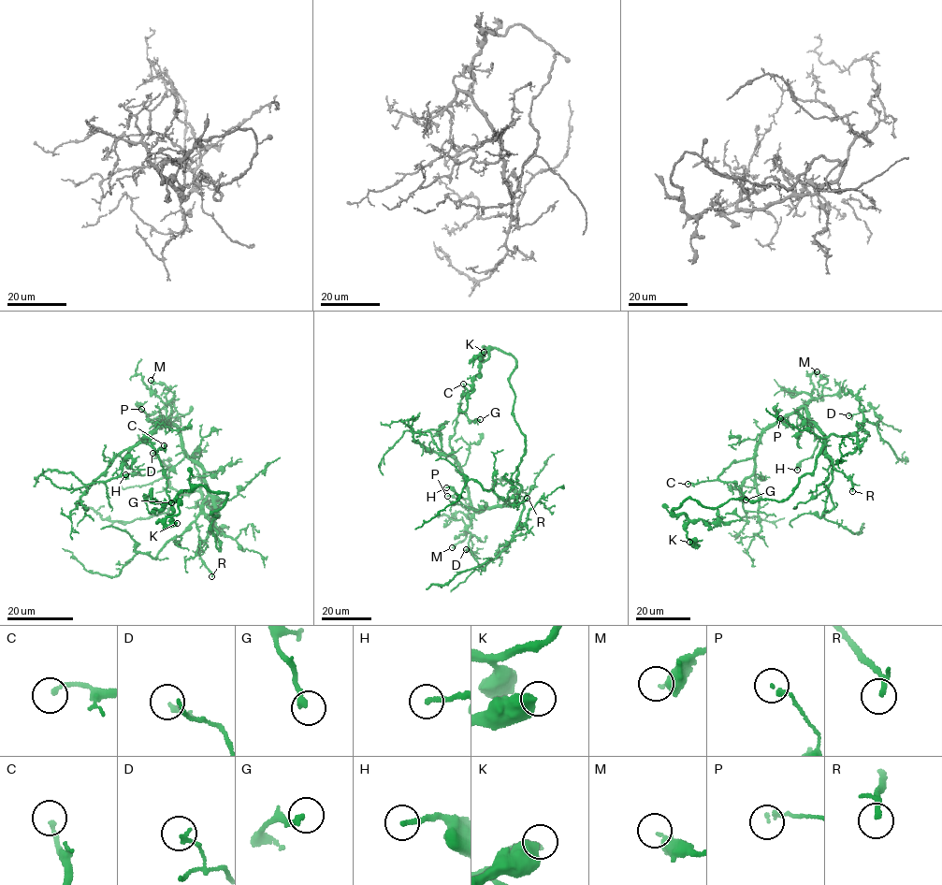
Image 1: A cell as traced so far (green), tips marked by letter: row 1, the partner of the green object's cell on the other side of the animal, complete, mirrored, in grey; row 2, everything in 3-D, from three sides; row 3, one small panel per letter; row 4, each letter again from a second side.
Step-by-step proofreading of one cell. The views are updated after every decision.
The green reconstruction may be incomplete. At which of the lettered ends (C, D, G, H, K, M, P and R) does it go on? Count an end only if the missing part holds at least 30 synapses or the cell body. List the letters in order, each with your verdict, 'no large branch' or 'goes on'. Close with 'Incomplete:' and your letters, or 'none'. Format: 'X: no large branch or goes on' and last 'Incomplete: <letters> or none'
C: no large branch
D: no large branch
G: no large branch
H: no large branch
K: no large branch
M: no large branch
P: no large branch
R: no large branch
Incomplete: none

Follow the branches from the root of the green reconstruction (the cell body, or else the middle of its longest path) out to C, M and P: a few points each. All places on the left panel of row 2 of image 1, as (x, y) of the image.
C: (217, 515), (203, 471), (168, 422), (142, 439), (155, 453), (164, 445)
M: (217, 515), (203, 471), (187, 455), (181, 433), (166, 415), (168, 387), (151, 380)
P: (217, 515), (203, 471), (187, 455), (176, 426), (148, 422), (141, 409)

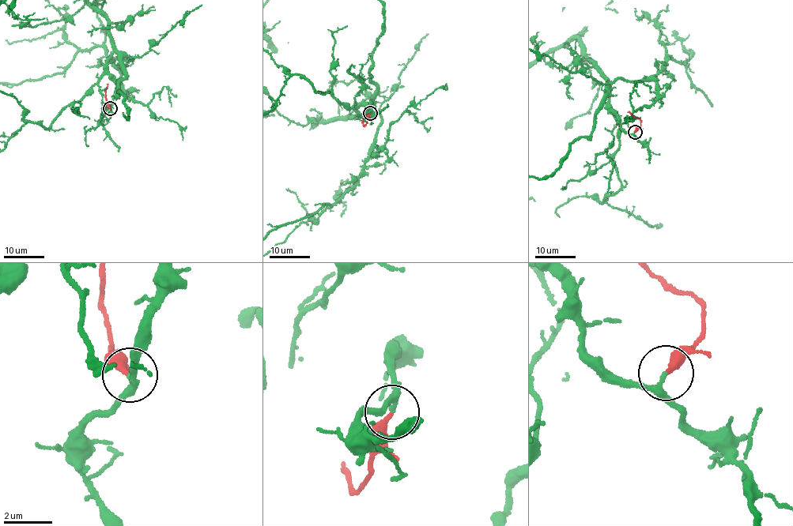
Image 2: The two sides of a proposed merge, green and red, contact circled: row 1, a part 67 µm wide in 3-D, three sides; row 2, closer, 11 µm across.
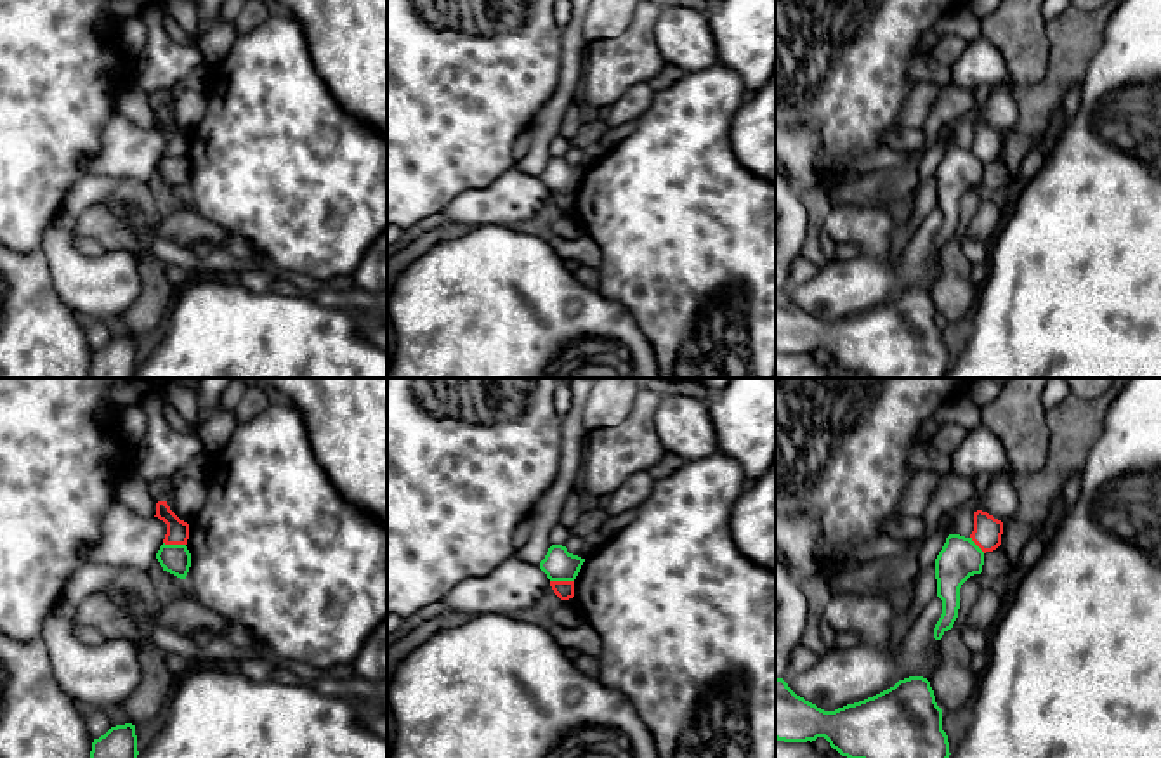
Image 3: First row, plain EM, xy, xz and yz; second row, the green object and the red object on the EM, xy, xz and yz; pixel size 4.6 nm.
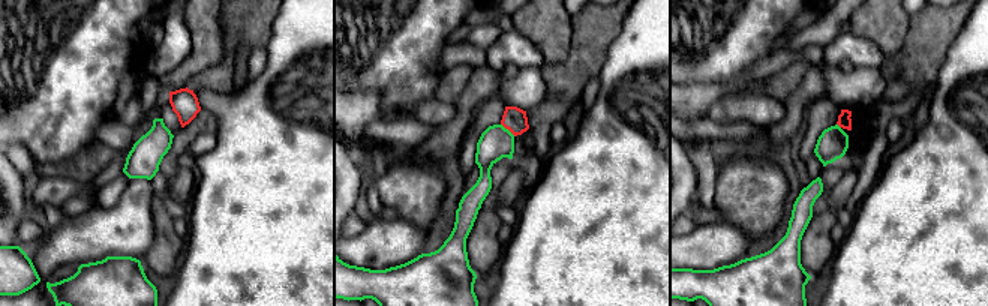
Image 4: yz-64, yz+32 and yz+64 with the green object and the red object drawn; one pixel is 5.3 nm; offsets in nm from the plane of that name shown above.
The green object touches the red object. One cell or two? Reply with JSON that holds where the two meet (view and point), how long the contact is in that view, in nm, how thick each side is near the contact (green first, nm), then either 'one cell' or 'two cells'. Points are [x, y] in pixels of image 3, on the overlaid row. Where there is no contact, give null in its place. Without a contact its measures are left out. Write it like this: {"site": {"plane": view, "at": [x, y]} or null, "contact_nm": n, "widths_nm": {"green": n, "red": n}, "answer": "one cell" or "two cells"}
{"site": {"plane": "xz", "at": [563, 580]}, "contact_nm": 110, "widths_nm": {"green": 150, "red": 90}, "answer": "two cells"}

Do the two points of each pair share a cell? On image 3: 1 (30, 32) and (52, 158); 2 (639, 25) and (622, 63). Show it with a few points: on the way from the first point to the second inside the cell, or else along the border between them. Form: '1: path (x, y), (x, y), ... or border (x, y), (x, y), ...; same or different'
1: path (30, 63), (30, 127); same
2: path (639, 33), (636, 49), (630, 54); same

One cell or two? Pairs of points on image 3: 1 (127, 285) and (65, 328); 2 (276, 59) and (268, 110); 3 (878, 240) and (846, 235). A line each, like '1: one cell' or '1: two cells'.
1: two cells
2: one cell
3: one cell

